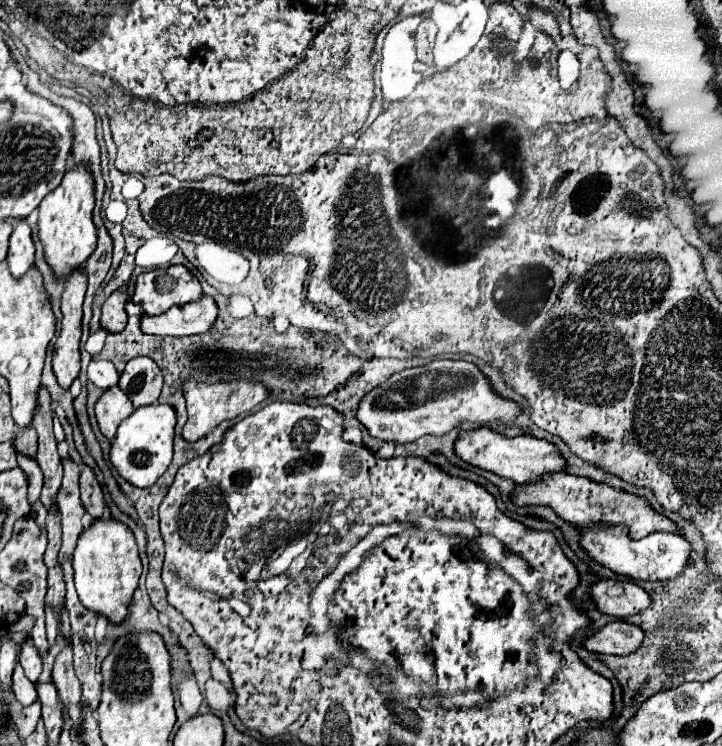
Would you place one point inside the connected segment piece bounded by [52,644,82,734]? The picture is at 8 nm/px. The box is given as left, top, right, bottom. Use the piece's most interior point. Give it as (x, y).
(63, 676)

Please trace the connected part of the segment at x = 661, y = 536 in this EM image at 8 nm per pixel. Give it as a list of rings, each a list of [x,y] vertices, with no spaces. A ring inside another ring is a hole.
[[[582,526],[580,528],[580,546],[584,552],[600,566],[610,568],[618,576],[628,576],[634,580],[664,580],[680,574],[686,568],[690,544],[670,532],[652,532],[650,536],[644,536],[640,540],[630,538],[626,532],[626,526]]]

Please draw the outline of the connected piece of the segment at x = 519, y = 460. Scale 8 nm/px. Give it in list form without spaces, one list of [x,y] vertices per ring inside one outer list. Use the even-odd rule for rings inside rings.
[[[476,428],[476,430],[462,430],[454,442],[454,452],[460,460],[470,466],[494,472],[502,478],[508,478],[516,484],[524,484],[530,480],[538,480],[546,472],[560,472],[564,470],[564,458],[560,456],[558,448],[546,440],[538,440],[532,436],[514,436],[508,438],[498,434],[490,428]]]

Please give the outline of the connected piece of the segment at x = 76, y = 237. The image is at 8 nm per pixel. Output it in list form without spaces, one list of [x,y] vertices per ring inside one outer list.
[[[84,164],[66,170],[62,184],[42,200],[38,210],[38,236],[44,248],[44,260],[58,278],[68,278],[88,260],[88,256],[96,248],[96,226],[92,222],[94,182],[90,170]]]

